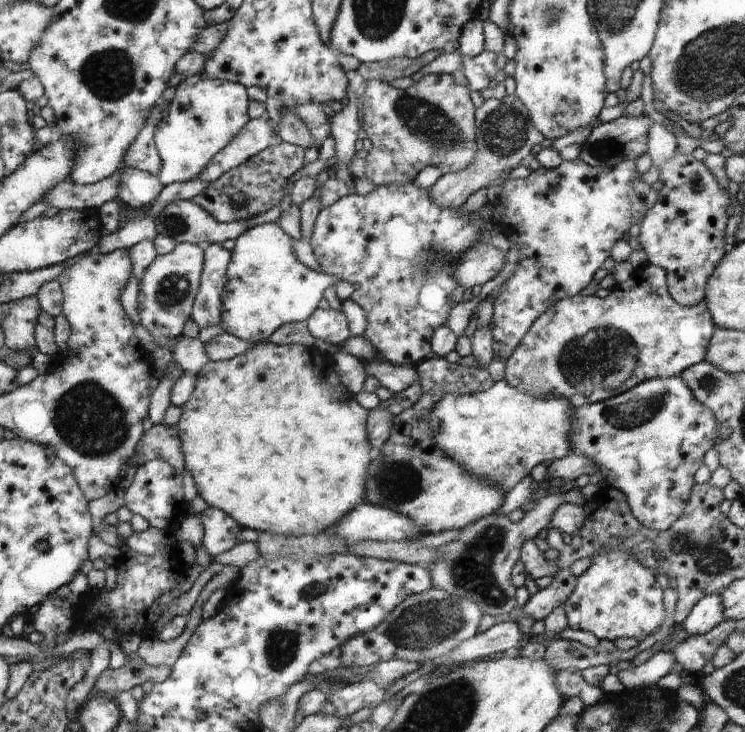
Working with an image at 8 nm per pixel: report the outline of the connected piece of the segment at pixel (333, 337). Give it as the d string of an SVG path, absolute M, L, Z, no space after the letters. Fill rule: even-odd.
M319 309L312 312L311 318L307 320L307 325L314 338L322 338L336 346L351 336L348 320L342 310Z

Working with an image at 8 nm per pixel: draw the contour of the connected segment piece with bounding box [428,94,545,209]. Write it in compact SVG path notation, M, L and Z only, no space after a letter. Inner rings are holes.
M515 94L505 95L502 99L491 97L485 100L484 104L476 109L474 132L476 132L474 162L460 172L443 174L434 186L428 189L432 200L440 208L460 208L474 192L488 186L496 178L504 176L508 170L518 167L518 164L532 152L532 148L545 139L544 135L534 128L528 110Z

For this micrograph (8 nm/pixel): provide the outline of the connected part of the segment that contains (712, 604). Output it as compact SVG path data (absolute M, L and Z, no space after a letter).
M706 595L695 603L694 610L683 620L682 628L688 636L706 635L726 618L726 606L720 595Z

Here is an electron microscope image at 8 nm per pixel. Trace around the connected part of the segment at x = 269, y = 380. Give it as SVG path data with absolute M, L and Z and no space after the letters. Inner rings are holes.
M270 341L256 343L254 348L246 350L244 354L234 356L227 361L208 361L208 364L198 372L196 386L192 396L181 406L181 416L176 424L178 438L182 442L182 452L185 453L185 469L189 471L196 484L198 496L209 507L227 512L232 520L238 522L243 528L253 528L258 532L268 532L286 536L318 535L326 528L334 527L340 523L348 512L365 501L367 494L366 474L370 470L374 459L371 450L370 433L367 431L367 420L370 412L356 402L355 393L342 383L334 360L321 357L320 351L315 347L300 344L278 345Z

